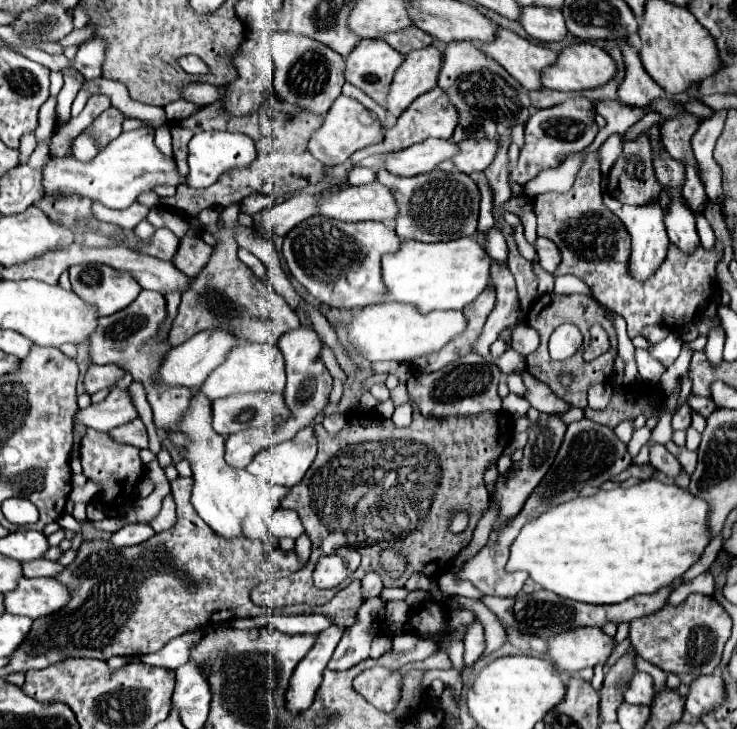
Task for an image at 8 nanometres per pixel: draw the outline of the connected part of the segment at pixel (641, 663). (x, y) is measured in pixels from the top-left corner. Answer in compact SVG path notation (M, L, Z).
M636 658L636 666L638 666L638 670L644 670L644 672L648 672L654 678L656 690L662 690L662 686L666 684L666 674L662 670L658 670L654 664L650 664L646 660L640 660L640 658Z

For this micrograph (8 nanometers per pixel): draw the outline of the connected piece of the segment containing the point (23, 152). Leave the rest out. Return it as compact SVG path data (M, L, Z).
M30 132L30 134L26 134L26 136L22 138L22 142L20 142L20 146L18 148L18 150L20 151L20 165L27 163L29 158L28 156L32 154L34 148L36 148L36 140L34 140L34 134Z

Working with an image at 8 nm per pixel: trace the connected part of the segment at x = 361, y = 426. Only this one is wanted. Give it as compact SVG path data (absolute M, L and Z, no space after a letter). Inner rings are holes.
M412 404L412 410L414 410L414 412L412 412L412 424L410 424L408 428L396 428L392 420L382 420L380 416L376 416L376 418L356 418L356 420L348 422L348 426L346 426L342 432L338 432L336 436L330 436L330 434L322 428L322 424L318 424L318 426L316 426L318 456L316 456L316 460L312 462L312 466L308 468L304 480L302 480L300 484L296 484L296 486L290 490L290 494L284 498L284 502L282 502L282 508L292 508L292 510L296 510L296 512L300 514L300 520L302 520L302 524L304 524L304 528L306 528L306 534L310 536L312 544L318 544L318 540L322 540L322 532L342 532L342 538L346 540L344 544L356 546L356 548L360 550L360 554L362 554L362 566L360 566L360 570L358 570L358 574L362 574L362 576L366 576L370 570L380 570L380 554L382 554L384 550L396 550L396 552L400 552L400 554L406 554L408 558L412 558L412 560L408 560L408 566L406 566L406 570L404 570L404 576L400 576L400 578L386 578L386 576L384 576L386 586L404 586L404 582L410 578L412 572L422 570L426 564L436 562L436 560L440 560L440 558L444 558L444 562L448 562L448 560L450 560L452 556L456 556L464 546L468 546L468 542L472 540L472 532L474 532L476 524L478 524L478 520L482 518L482 514L484 514L484 510L488 508L488 502L490 502L490 494L488 494L488 490L486 490L486 486L484 486L484 480L482 480L482 476L484 476L484 472L486 472L486 466L502 454L502 450L510 444L512 434L514 434L514 420L512 420L512 416L510 416L508 412L502 412L502 410L498 410L498 412L482 412L480 416L456 416L456 418L452 418L452 416L446 416L446 418L434 418L434 416L428 418L428 416L422 416L422 412L418 412L418 406L416 406L416 404ZM458 510L462 510L462 512L468 514L468 528L466 528L464 532L460 532L460 534L452 534L452 532L448 530L448 526L450 526L450 516L452 516L454 512L458 512Z

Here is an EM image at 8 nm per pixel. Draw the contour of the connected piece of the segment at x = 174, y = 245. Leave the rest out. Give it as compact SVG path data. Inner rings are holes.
M160 228L160 230L156 230L156 234L152 236L150 242L142 242L136 236L128 236L124 242L128 246L148 254L148 256L154 256L154 258L160 258L160 260L172 260L176 250L178 250L180 238L174 232L170 232L168 228Z

